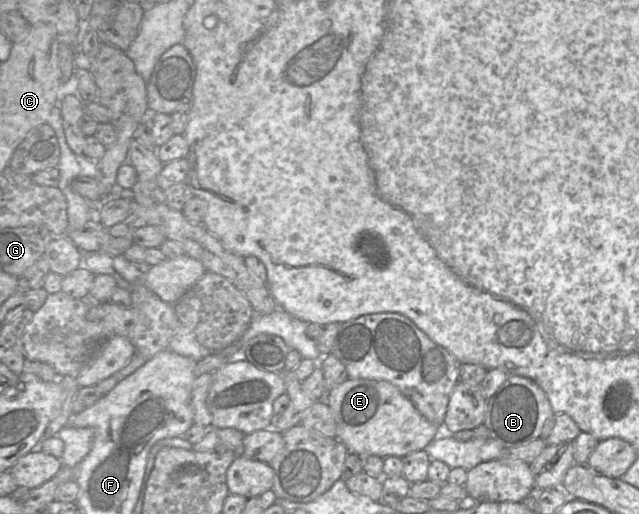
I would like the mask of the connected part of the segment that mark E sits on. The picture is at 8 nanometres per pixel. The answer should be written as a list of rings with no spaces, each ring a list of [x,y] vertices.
[[[347,379],[327,392],[326,403],[337,422],[336,438],[345,445],[348,454],[403,458],[414,451],[424,450],[434,440],[438,430],[438,426],[428,421],[397,387],[383,380]]]

